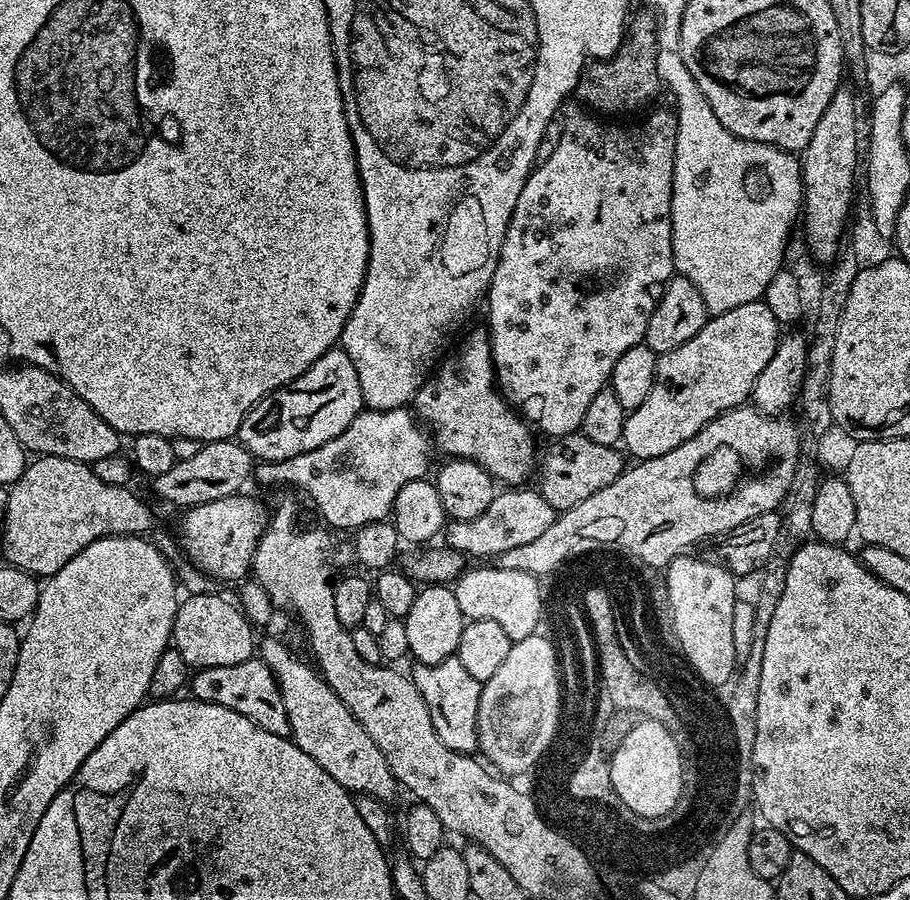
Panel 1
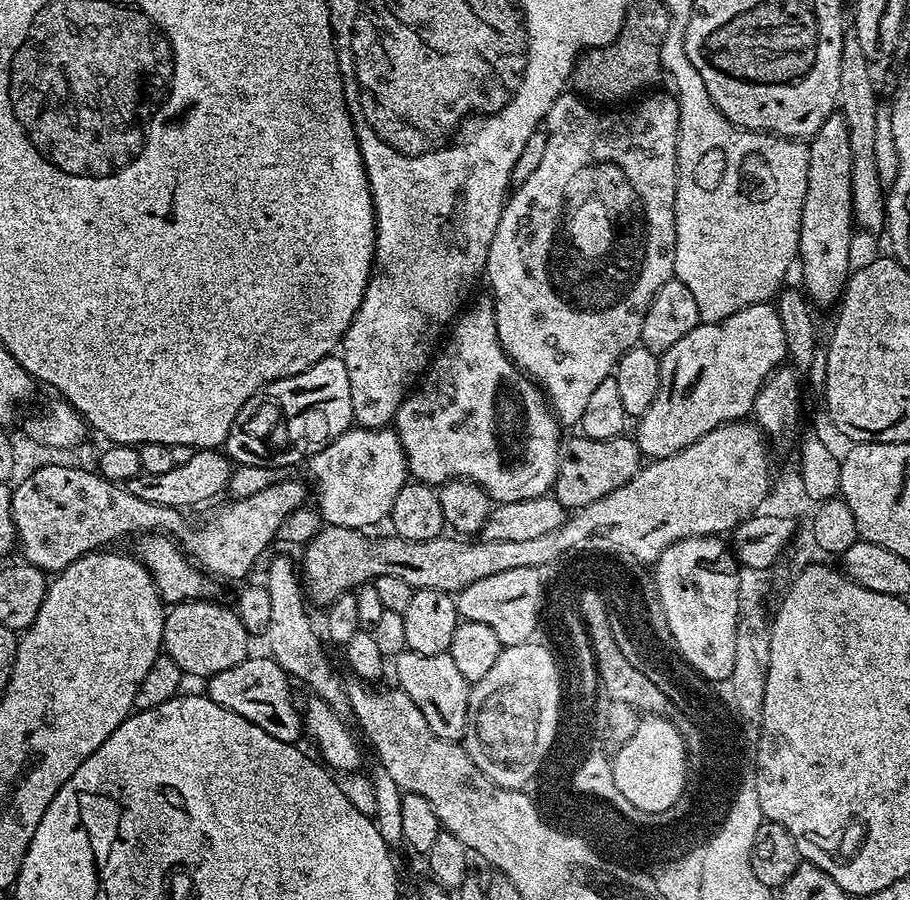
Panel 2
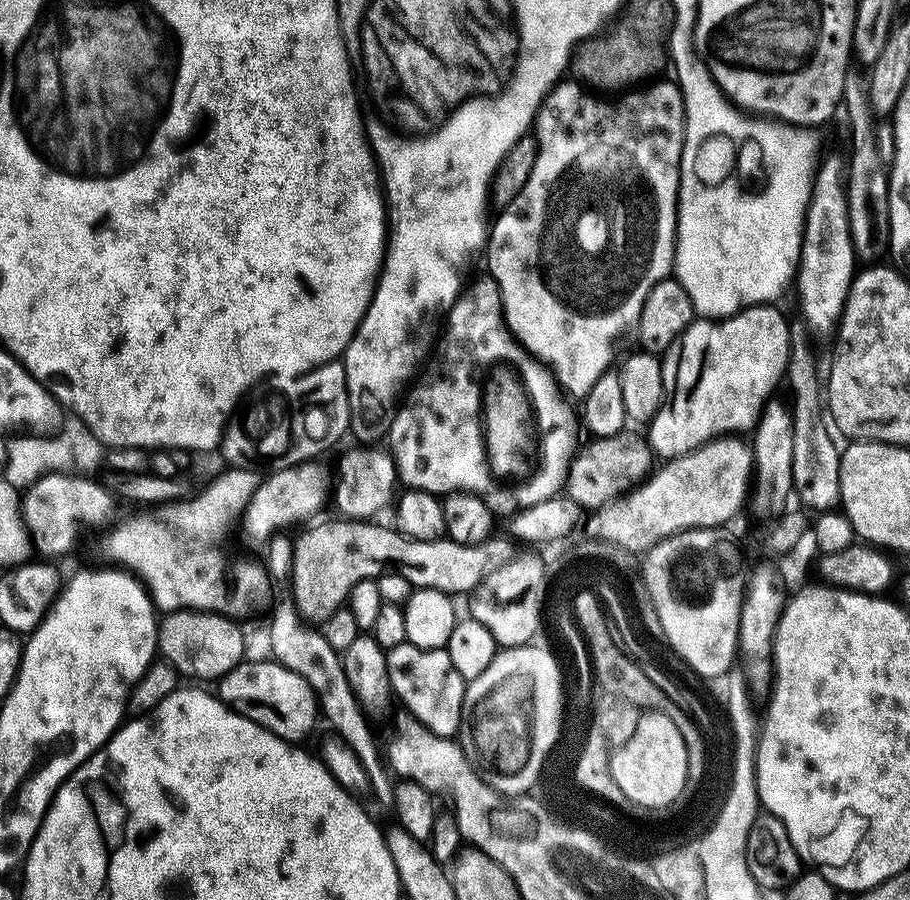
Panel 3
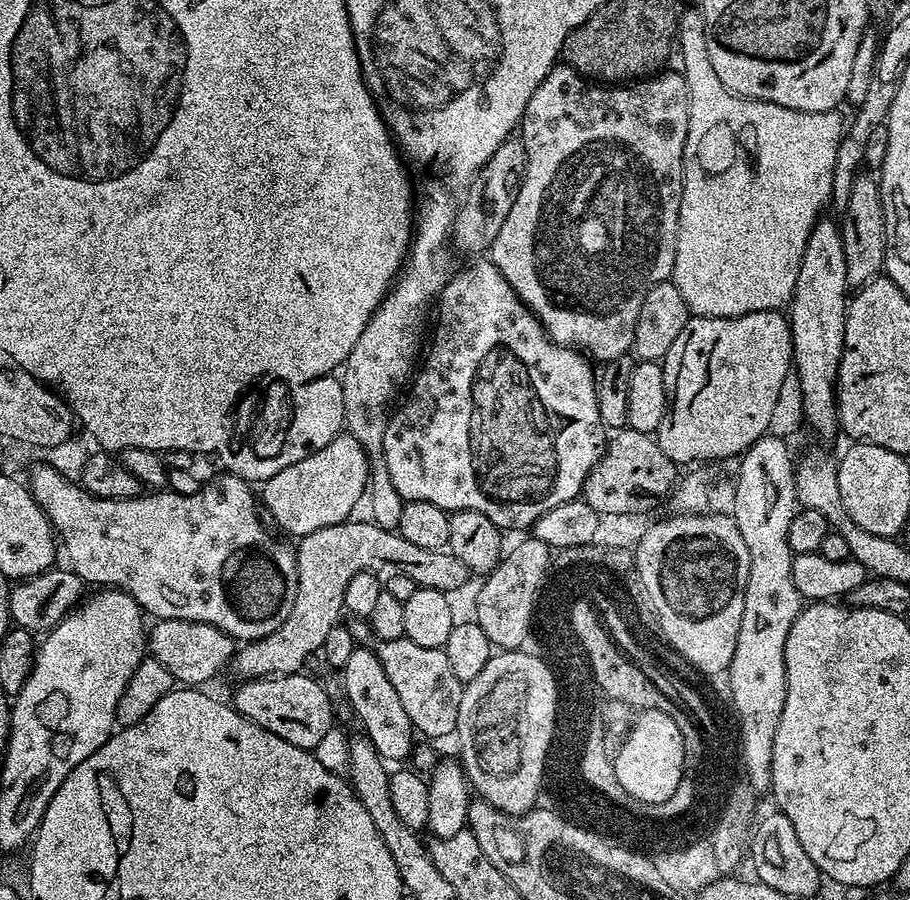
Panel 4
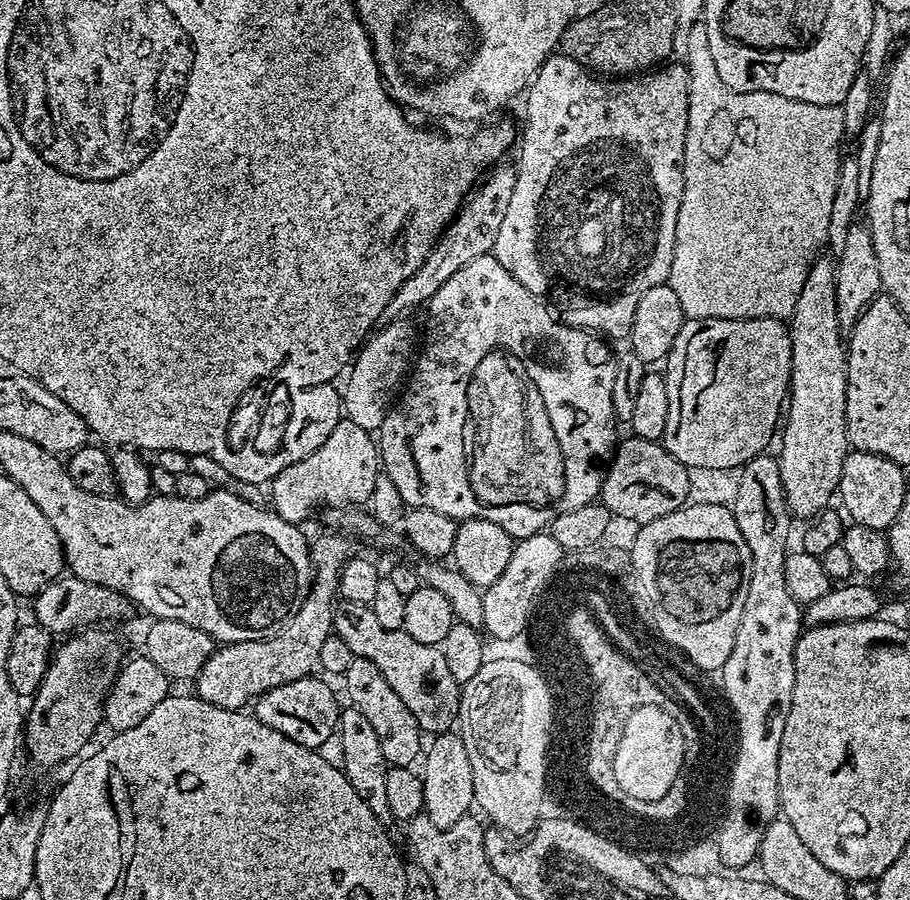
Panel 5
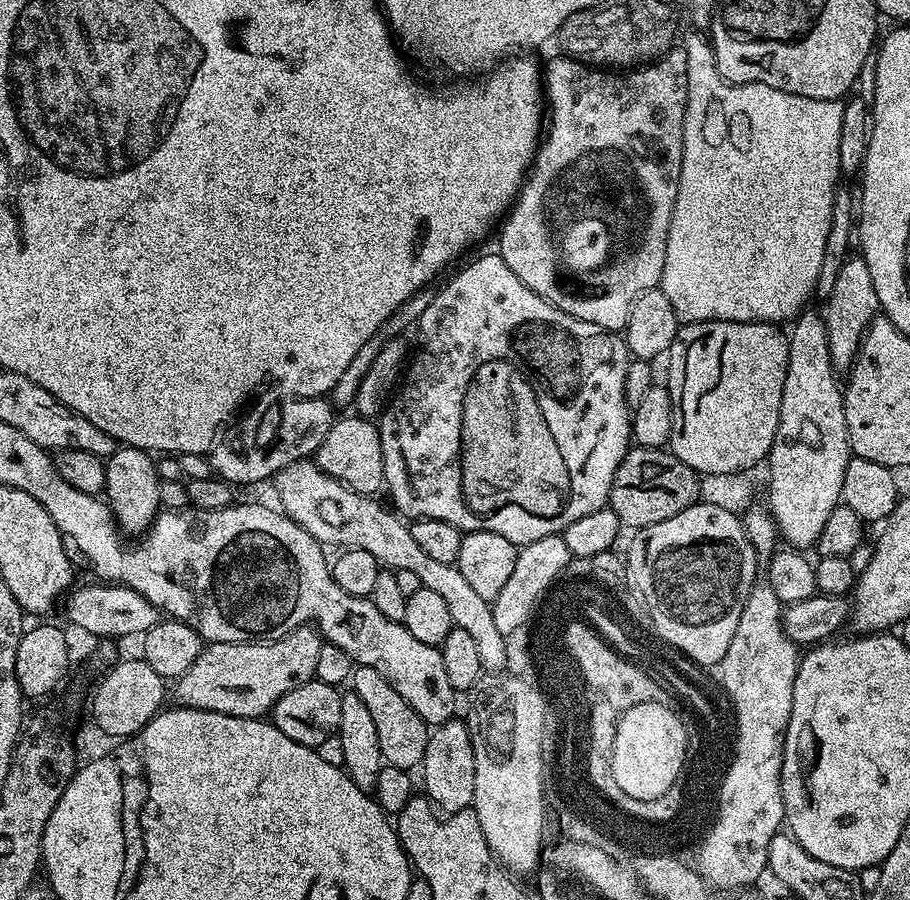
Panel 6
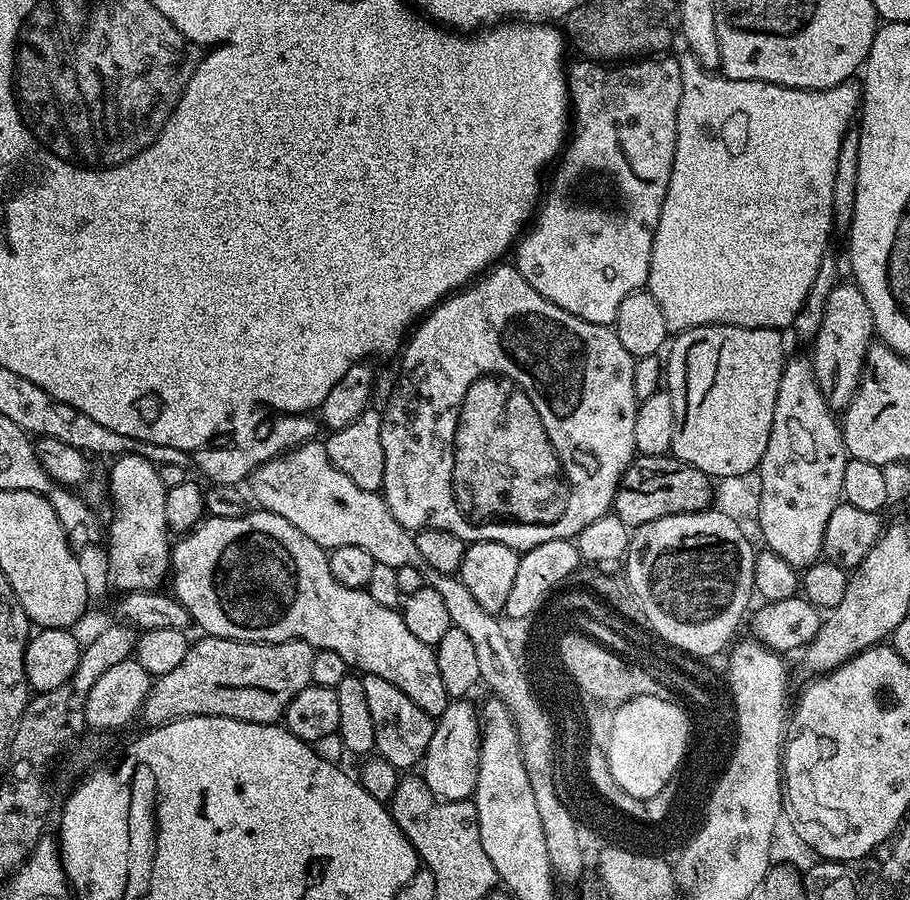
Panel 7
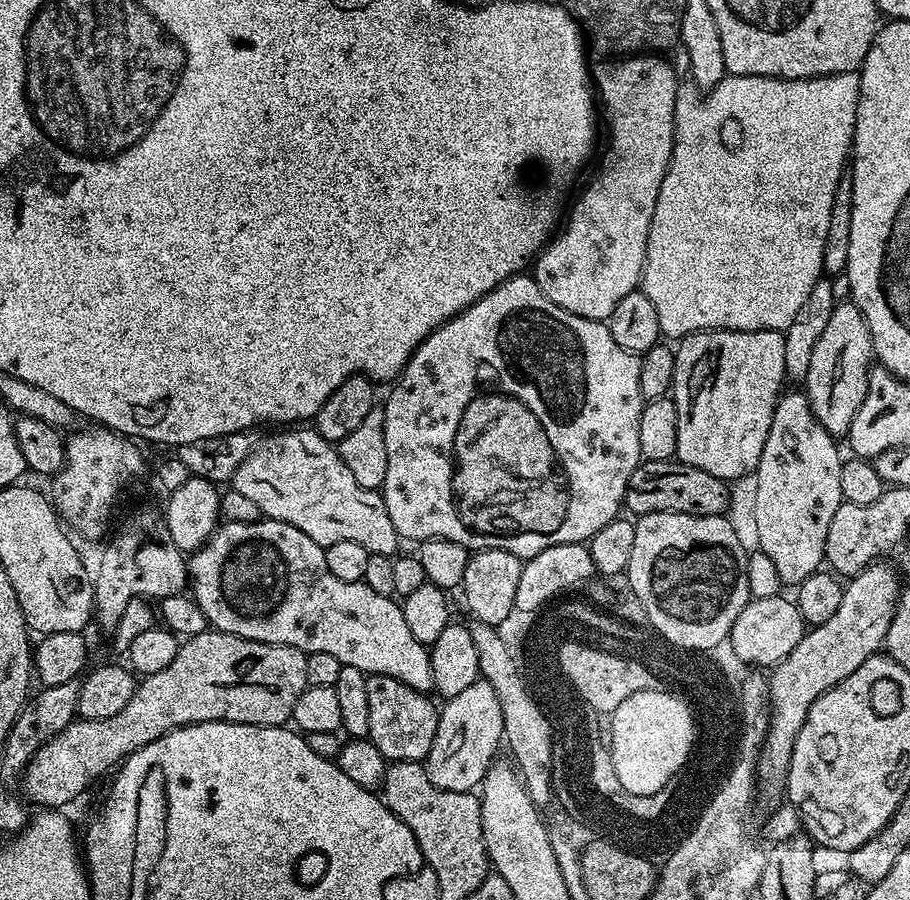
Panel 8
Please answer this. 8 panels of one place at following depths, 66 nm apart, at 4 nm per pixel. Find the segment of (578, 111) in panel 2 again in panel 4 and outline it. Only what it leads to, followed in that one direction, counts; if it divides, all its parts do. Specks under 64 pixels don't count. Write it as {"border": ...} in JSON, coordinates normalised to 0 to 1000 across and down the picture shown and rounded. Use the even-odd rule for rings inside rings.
{"border":[[[612,70],[600,82],[600,87],[596,87],[591,100],[582,104],[582,113],[578,113],[576,130],[569,139],[569,151],[576,159],[579,173],[577,191],[571,209],[566,212],[564,228],[556,239],[552,256],[541,271],[538,288],[547,296],[547,300],[552,300],[552,309],[560,313],[569,331],[590,351],[610,382],[632,387],[652,401],[671,402],[695,391],[697,362],[701,362],[701,344],[705,344],[705,336],[713,322],[737,308],[743,290],[747,224],[752,220],[752,163],[756,152],[758,100],[751,79],[734,79],[726,79],[715,87],[700,88],[689,96],[660,96],[658,92],[647,91],[627,72]]]}

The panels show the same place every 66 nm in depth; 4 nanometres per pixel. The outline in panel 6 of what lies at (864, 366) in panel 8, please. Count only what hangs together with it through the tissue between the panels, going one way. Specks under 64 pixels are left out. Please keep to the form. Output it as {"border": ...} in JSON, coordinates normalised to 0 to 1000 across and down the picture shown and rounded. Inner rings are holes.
{"border":[[[941,282],[929,289],[921,300],[921,309],[916,309],[916,322],[912,322],[907,338],[910,339],[903,342],[903,350],[908,362],[908,380],[912,387],[912,402],[920,411],[935,410],[945,391],[945,381],[949,379],[949,368],[963,354],[967,340],[948,284]]]}

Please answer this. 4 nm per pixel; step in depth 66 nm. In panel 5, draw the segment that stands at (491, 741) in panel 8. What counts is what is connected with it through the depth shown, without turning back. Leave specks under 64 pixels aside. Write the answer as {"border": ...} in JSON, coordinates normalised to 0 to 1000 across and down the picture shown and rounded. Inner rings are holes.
{"border":[[[493,811],[474,819],[475,828],[469,828],[464,840],[464,866],[466,869],[466,901],[465,906],[477,913],[482,920],[497,920],[509,907],[520,901],[523,888],[521,887],[521,854],[516,852],[516,838],[512,838],[512,829],[508,820],[500,812]]]}

